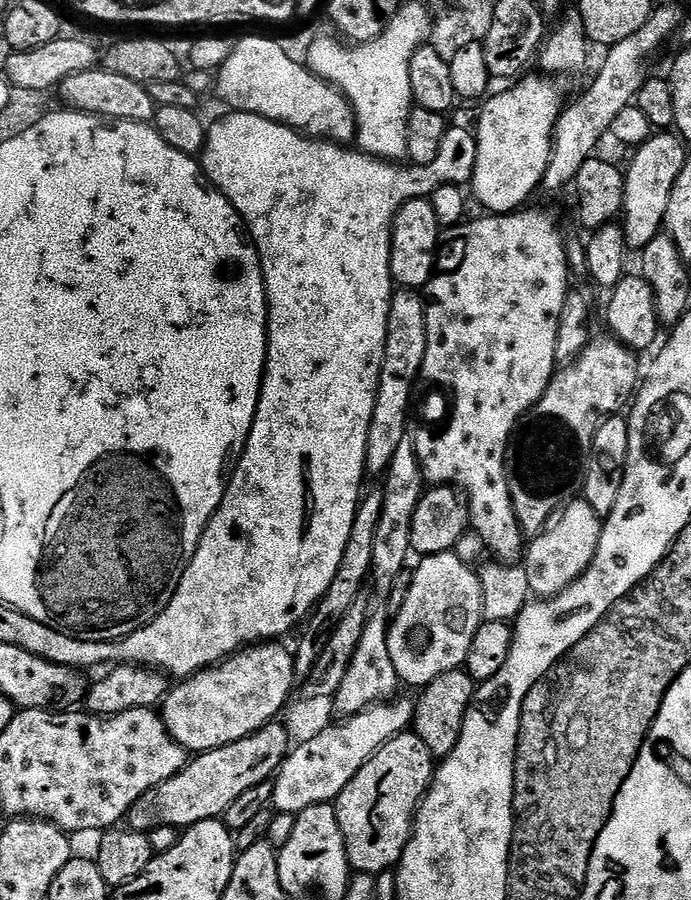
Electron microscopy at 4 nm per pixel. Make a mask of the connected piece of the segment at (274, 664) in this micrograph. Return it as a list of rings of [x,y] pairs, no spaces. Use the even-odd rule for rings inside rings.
[[[261,642],[245,646],[227,660],[215,664],[213,668],[206,668],[181,679],[177,688],[176,685],[169,687],[162,705],[166,730],[189,753],[199,754],[221,748],[230,742],[238,742],[273,723],[285,711],[290,700],[288,695],[294,692],[294,685],[298,680],[293,653],[289,649],[287,652],[282,645],[280,642]]]

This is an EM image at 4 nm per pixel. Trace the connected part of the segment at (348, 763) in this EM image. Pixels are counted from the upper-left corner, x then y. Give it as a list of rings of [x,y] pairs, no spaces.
[[[400,699],[372,704],[358,714],[330,723],[328,728],[315,735],[310,742],[293,747],[280,763],[280,770],[272,784],[270,804],[276,812],[295,814],[310,806],[332,804],[342,794],[342,790],[346,790],[354,774],[362,770],[364,763],[381,746],[401,732],[409,731],[416,714],[416,705],[411,699]]]

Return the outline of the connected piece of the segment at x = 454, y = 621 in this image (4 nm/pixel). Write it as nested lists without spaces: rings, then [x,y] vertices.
[[[455,551],[426,556],[419,563],[412,573],[412,584],[402,608],[391,617],[388,626],[388,646],[390,662],[394,662],[394,670],[400,675],[401,681],[405,685],[423,686],[434,682],[434,678],[442,674],[465,667],[470,642],[474,640],[474,634],[484,616],[482,586],[473,565],[462,562],[462,558],[458,558]]]

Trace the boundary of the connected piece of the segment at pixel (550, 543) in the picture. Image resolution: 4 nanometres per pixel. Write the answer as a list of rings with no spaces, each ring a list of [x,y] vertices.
[[[582,498],[569,500],[553,514],[538,535],[531,537],[522,557],[522,565],[529,579],[529,590],[536,598],[562,594],[590,566],[598,550],[602,517]]]

